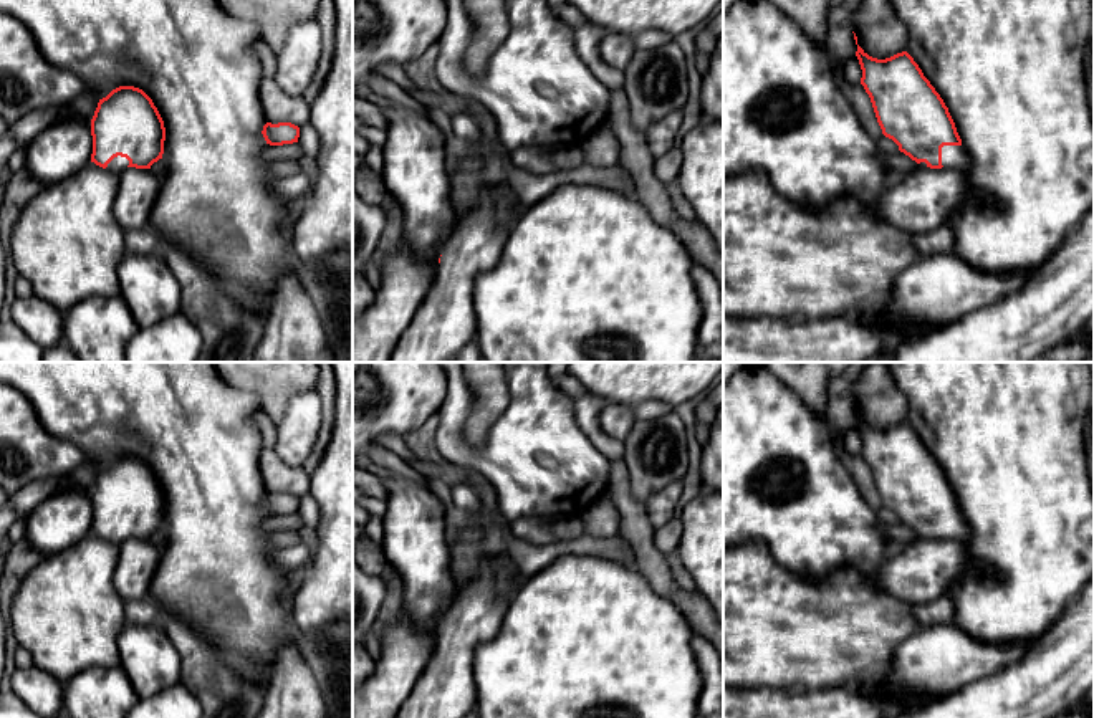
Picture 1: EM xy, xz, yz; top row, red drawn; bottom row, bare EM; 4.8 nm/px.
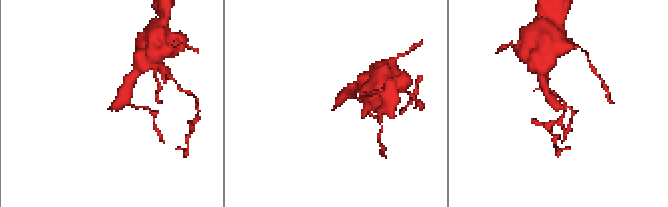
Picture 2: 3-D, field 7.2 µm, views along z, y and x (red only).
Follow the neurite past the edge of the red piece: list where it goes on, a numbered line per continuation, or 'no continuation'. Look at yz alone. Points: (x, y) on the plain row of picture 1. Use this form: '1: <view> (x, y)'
1: yz (955, 528)

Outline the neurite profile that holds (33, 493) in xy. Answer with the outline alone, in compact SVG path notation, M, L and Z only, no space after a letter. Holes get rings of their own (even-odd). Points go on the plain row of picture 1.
M41 478L25 485L15 495L8 496L17 518L25 519L36 505L58 493L65 485L66 481L58 478Z

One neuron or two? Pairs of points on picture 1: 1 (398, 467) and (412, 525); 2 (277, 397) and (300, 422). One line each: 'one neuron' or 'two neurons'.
1: two neurons
2: two neurons

